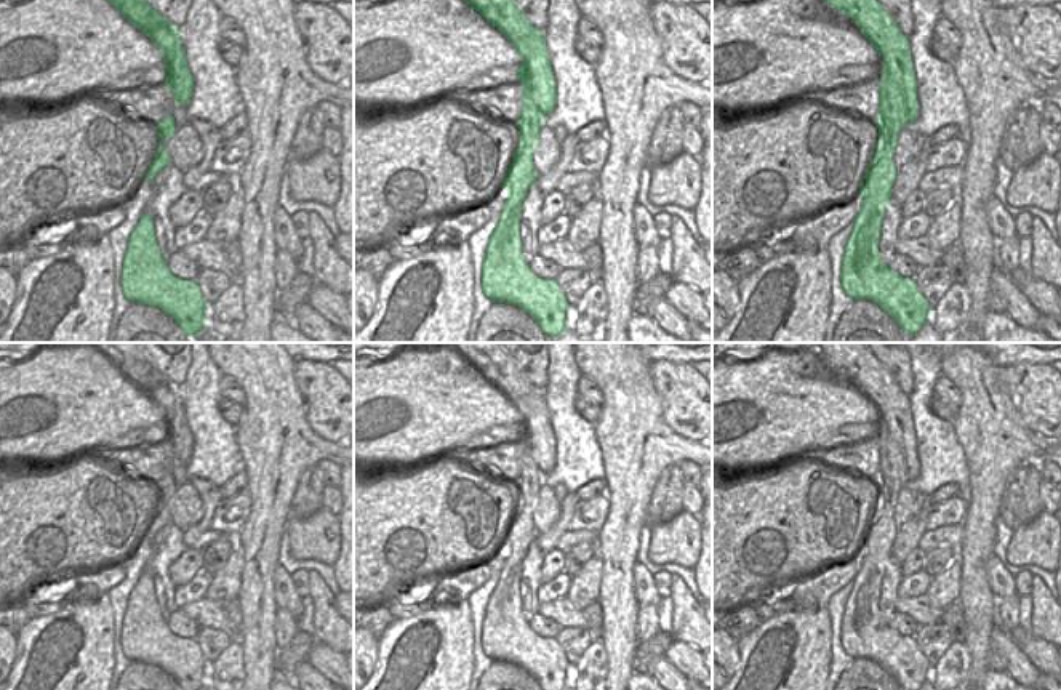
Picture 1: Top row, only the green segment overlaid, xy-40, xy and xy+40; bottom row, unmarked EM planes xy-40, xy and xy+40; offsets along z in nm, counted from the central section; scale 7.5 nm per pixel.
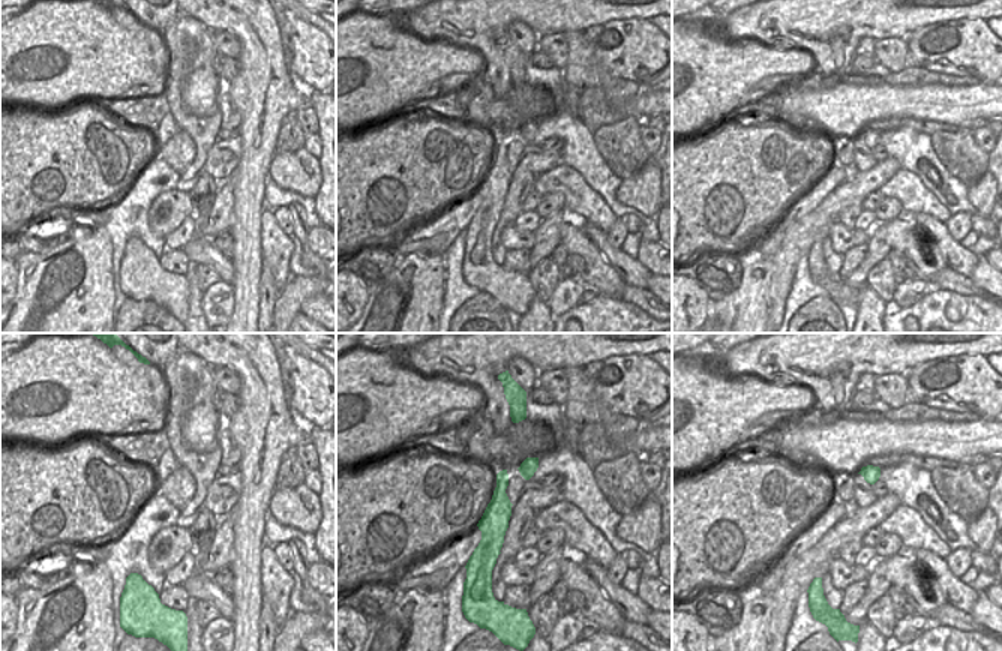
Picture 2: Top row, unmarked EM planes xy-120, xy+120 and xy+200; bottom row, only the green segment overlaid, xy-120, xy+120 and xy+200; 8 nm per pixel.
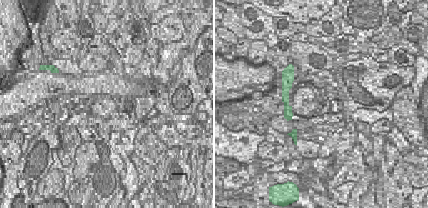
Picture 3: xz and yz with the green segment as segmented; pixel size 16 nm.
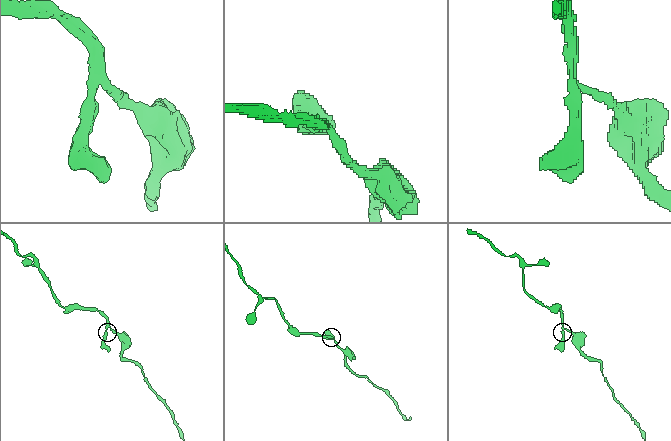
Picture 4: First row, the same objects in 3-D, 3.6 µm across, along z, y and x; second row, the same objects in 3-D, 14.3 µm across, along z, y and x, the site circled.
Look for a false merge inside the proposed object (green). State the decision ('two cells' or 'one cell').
two cells

